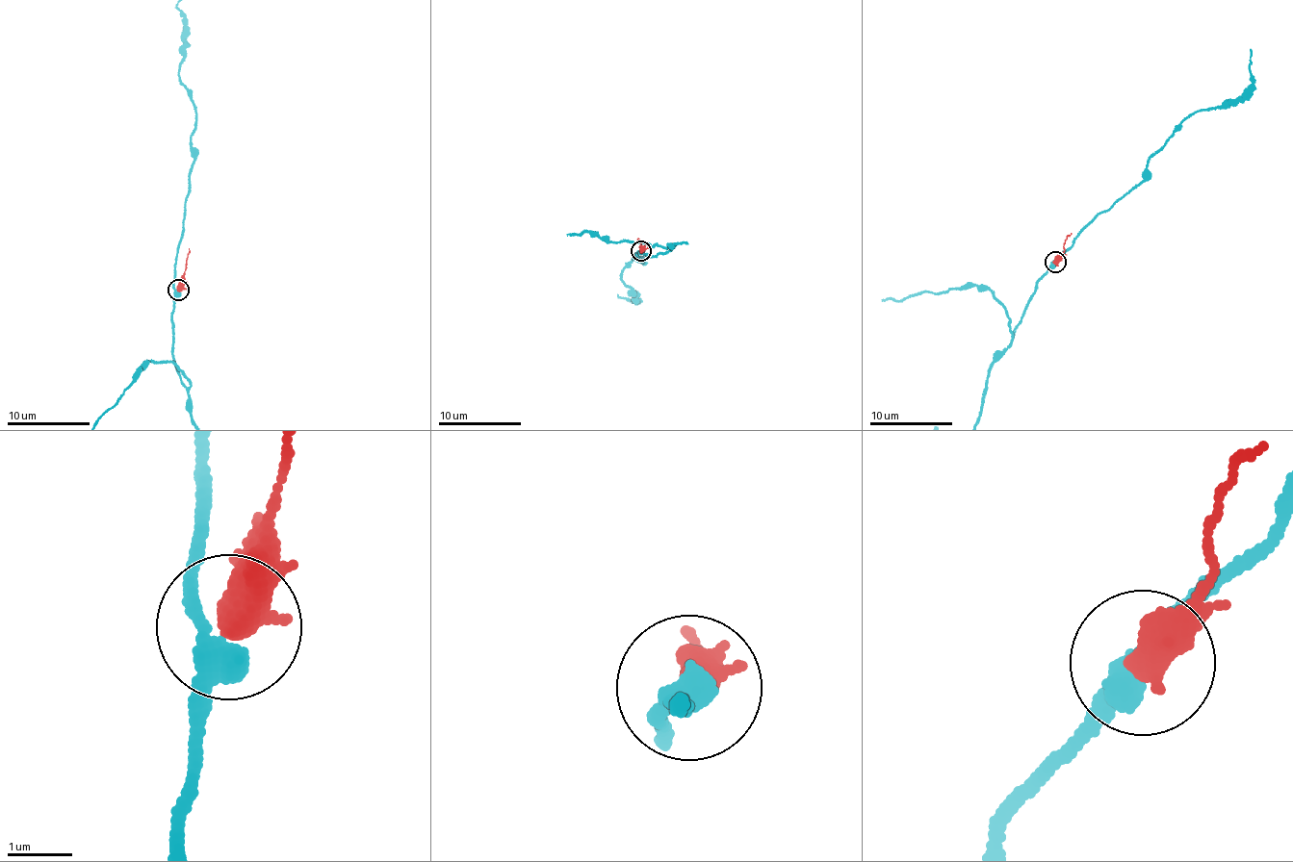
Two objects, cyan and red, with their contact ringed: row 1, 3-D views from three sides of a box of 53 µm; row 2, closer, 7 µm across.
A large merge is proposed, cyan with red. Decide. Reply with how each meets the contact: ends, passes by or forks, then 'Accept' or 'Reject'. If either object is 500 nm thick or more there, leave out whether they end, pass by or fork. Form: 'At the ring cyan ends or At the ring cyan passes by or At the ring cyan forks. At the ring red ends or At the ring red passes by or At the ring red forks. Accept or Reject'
Reject

